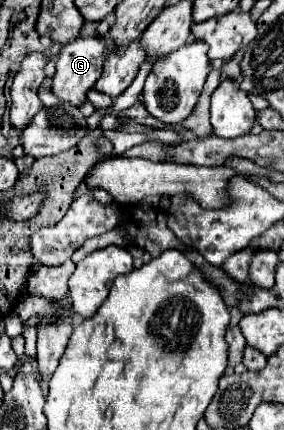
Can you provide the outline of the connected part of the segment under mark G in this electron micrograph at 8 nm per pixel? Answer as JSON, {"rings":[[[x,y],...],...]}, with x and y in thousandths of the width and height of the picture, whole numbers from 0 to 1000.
{"rings":[[[271,86],[250,105],[215,109],[180,202],[194,226],[264,249],[306,235],[306,212],[356,179],[363,128],[370,105],[342,86]]]}

